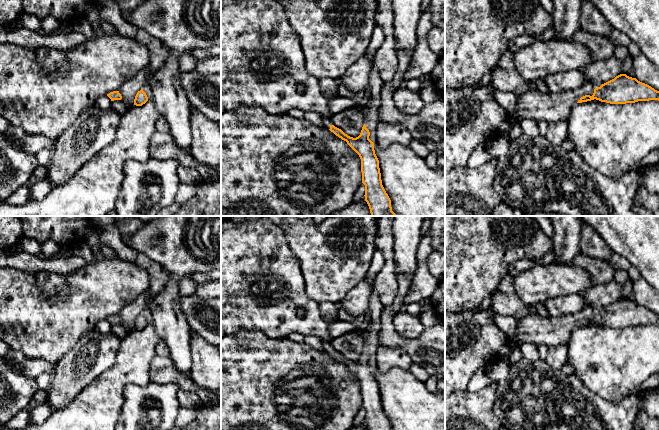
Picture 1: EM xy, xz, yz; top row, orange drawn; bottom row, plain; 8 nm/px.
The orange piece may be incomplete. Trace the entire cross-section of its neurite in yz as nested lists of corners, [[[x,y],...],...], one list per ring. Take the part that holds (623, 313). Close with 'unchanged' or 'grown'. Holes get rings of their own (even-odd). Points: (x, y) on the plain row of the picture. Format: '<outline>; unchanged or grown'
[[[620,298],[597,312],[592,308],[584,308],[576,314],[561,317],[541,317],[535,312],[517,320],[515,343],[518,346],[533,343],[548,347],[567,344],[576,327],[594,323],[610,328],[659,325],[659,315],[626,298]]]; grown

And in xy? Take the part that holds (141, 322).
[[[147,307],[142,311],[140,315],[137,316],[134,323],[134,329],[142,330],[148,324],[153,324],[153,318],[151,310]]]; grown

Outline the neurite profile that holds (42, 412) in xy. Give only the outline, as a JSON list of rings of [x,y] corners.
[[[47,401],[31,411],[29,424],[42,424],[51,414],[52,408],[50,403]]]

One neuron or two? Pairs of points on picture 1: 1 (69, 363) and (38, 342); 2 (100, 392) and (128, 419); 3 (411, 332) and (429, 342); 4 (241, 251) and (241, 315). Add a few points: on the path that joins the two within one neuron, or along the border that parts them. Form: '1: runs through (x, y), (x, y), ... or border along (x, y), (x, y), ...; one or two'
1: border along (77, 340), (56, 364); two
2: border along (124, 389), (124, 403), (118, 419); two
3: border along (425, 329), (411, 339), (402, 337), (395, 330); two
4: runs through (241, 267), (239, 272), (241, 277), (241, 299); one

